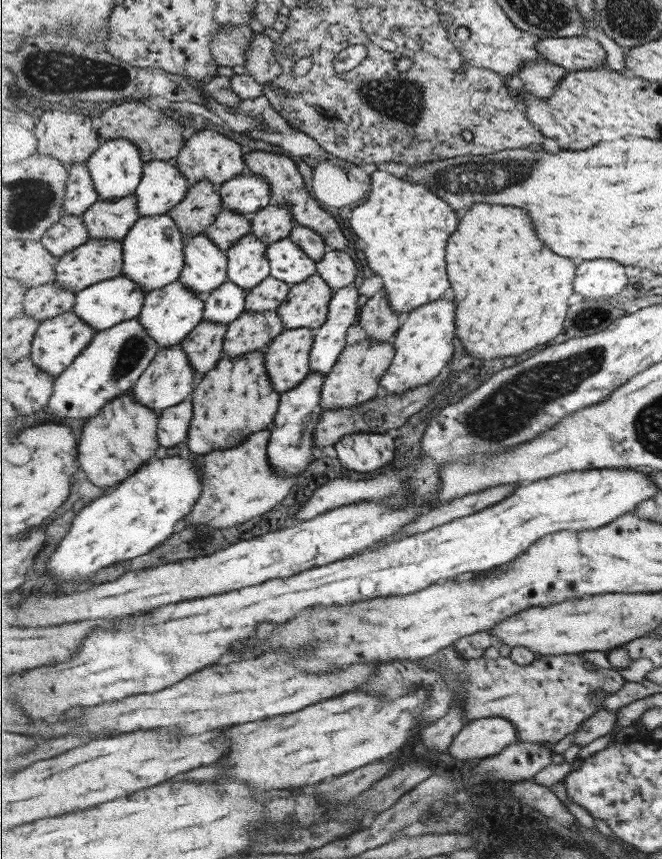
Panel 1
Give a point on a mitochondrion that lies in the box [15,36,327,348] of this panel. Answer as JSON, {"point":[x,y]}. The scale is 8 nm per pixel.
{"point":[63,72]}

